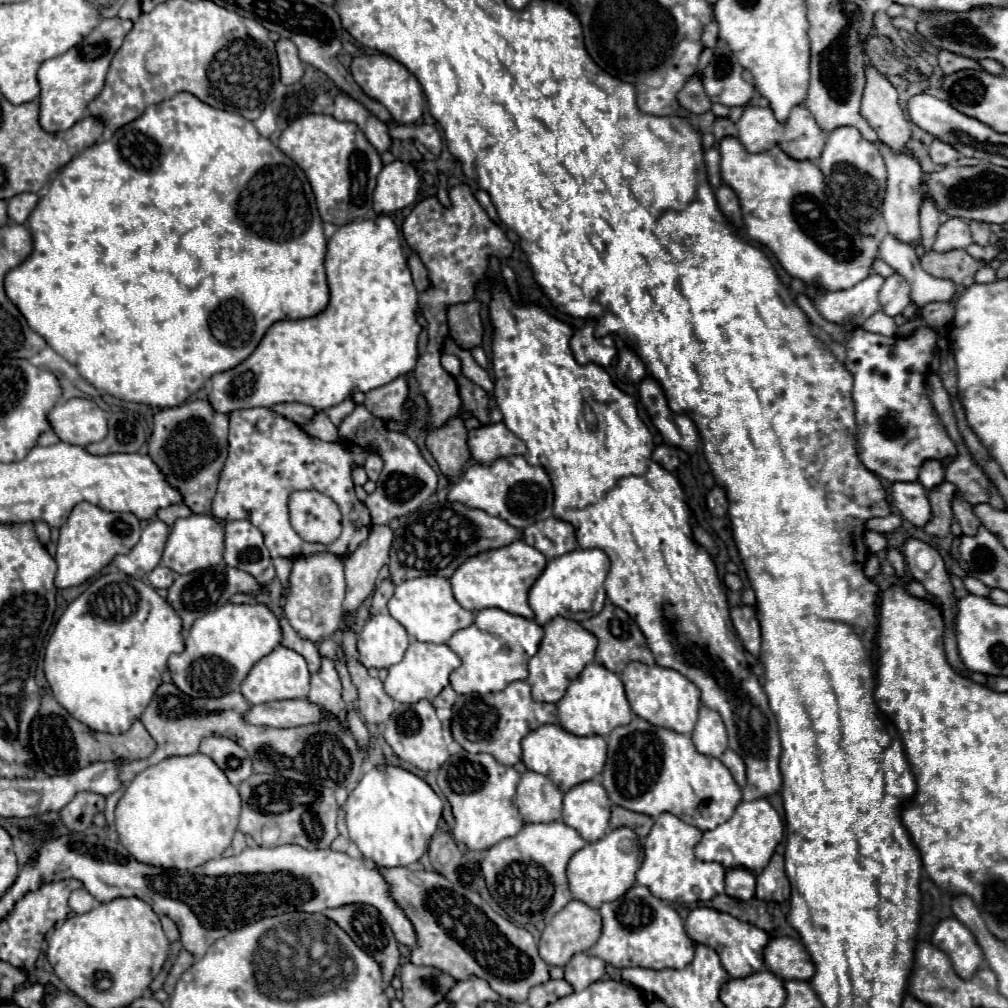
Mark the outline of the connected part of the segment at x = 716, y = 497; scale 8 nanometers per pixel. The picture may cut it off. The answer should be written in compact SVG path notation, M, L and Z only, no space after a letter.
M714 487L714 489L708 493L706 507L710 509L710 513L712 513L714 517L724 517L724 515L726 515L726 509L728 509L728 501L726 501L724 489Z

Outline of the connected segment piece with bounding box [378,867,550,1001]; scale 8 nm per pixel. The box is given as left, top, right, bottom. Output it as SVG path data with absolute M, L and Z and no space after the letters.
M380 867L378 873L384 877L384 881L390 887L390 895L396 901L396 905L404 911L404 915L412 921L416 931L416 945L412 947L412 963L414 965L430 965L436 967L448 975L452 975L458 981L480 977L490 983L490 987L510 1001L526 1001L528 991L534 985L546 983L550 979L548 965L540 959L538 947L534 937L524 929L502 915L498 915L478 893L464 889L458 883L450 883L444 875L436 871L410 871L406 867L394 867L384 869Z

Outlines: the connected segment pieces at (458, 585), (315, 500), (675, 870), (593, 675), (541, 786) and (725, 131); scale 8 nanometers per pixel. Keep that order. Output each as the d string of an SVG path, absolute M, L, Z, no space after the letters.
M518 539L506 547L484 551L468 557L450 577L450 585L456 601L468 611L480 611L488 607L502 609L524 619L534 619L534 611L528 605L528 591L546 567L546 557L532 545Z
M294 491L288 501L290 521L298 521L300 537L332 543L340 535L340 509L320 491Z
M672 813L656 817L648 837L644 839L644 863L636 873L636 883L648 887L654 897L668 903L708 901L724 893L724 867L720 863L704 863L694 857L694 847L700 837L700 829L680 821Z
M588 663L582 673L570 683L564 697L556 703L560 727L572 735L588 737L588 735L608 735L618 725L628 725L632 719L630 703L624 695L624 685L620 677L598 663Z
M536 771L522 775L514 803L524 823L550 823L560 819L560 789Z
M716 119L712 133L716 137L716 143L720 143L724 137L736 137L736 125L730 119Z

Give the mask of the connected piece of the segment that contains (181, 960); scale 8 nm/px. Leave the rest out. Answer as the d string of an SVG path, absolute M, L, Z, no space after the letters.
M180 951L180 955L176 957L176 961L174 961L174 965L172 965L172 969L170 969L170 973L168 973L168 977L166 977L166 983L164 983L164 991L168 993L168 995L172 995L172 991L174 991L174 985L176 985L176 981L178 981L178 977L190 967L194 963L194 957L188 953L188 951Z

